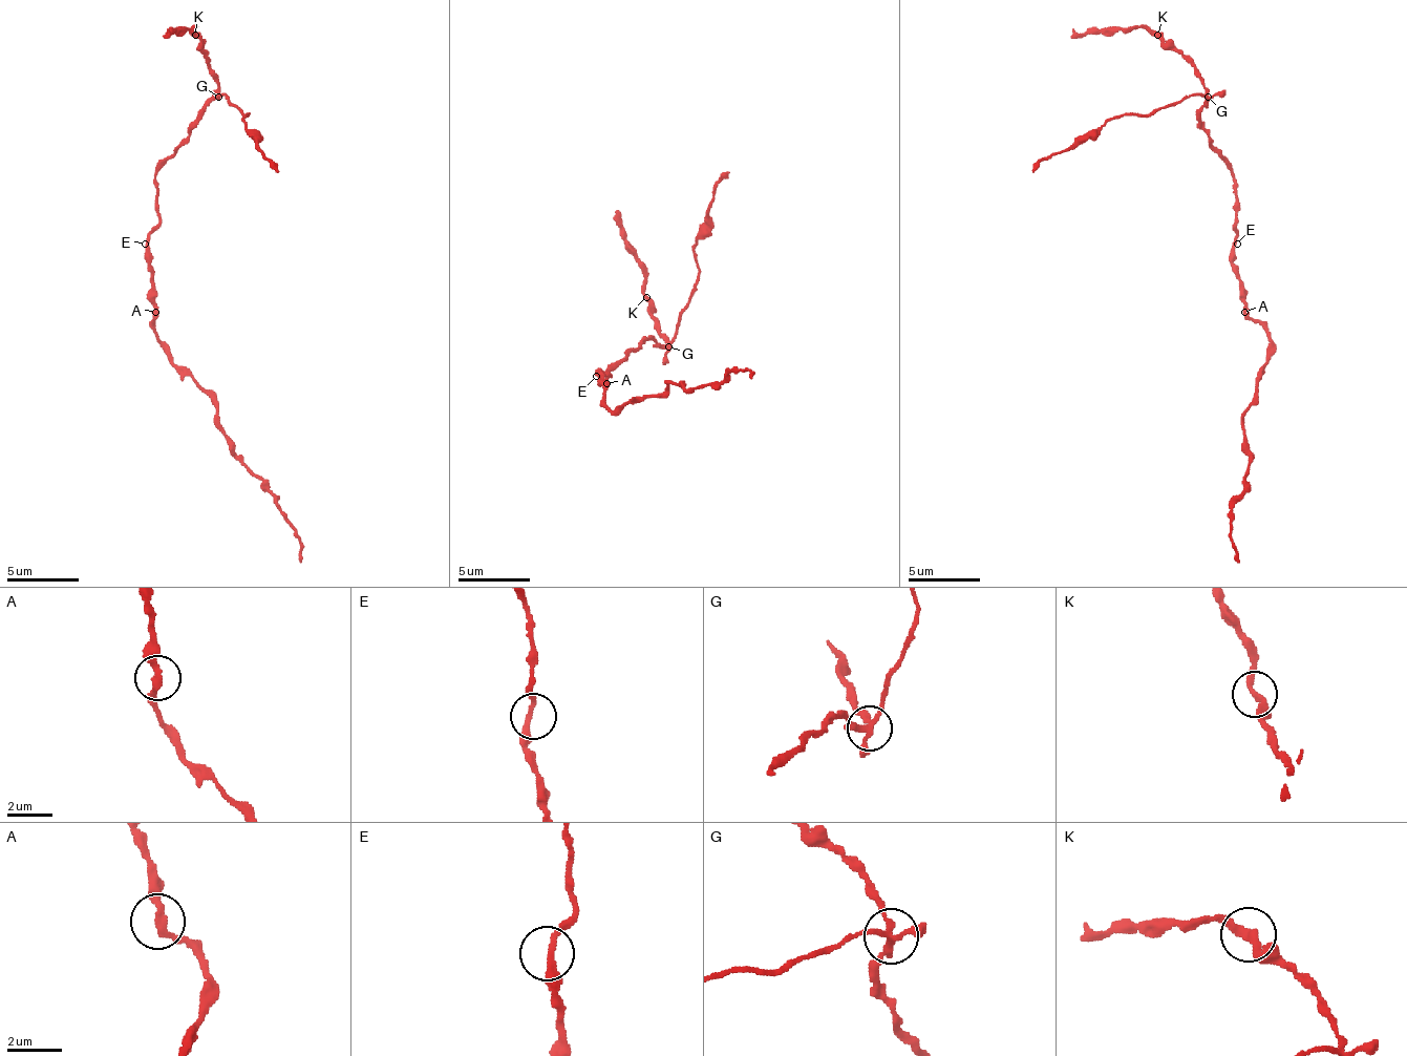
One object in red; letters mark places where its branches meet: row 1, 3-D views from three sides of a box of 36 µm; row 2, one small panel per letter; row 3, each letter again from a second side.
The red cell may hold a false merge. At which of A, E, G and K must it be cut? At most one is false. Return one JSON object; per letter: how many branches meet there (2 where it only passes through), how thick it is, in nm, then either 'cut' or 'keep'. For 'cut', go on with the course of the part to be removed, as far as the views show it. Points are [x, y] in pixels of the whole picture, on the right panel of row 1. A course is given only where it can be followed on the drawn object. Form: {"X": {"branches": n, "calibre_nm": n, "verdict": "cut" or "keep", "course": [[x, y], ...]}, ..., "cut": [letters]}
{"A": {"branches": 2, "calibre_nm": 280, "verdict": "keep"}, "E": {"branches": 2, "calibre_nm": 240, "verdict": "keep"}, "G": {"branches": 4, "calibre_nm": 240, "verdict": "cut", "course": [[1208, 96], [1187, 96], [1144, 113], [1107, 118], [1046, 156], [1032, 171]]}, "K": {"branches": 2, "calibre_nm": 280, "verdict": "keep"}, "cut": ["G"]}

